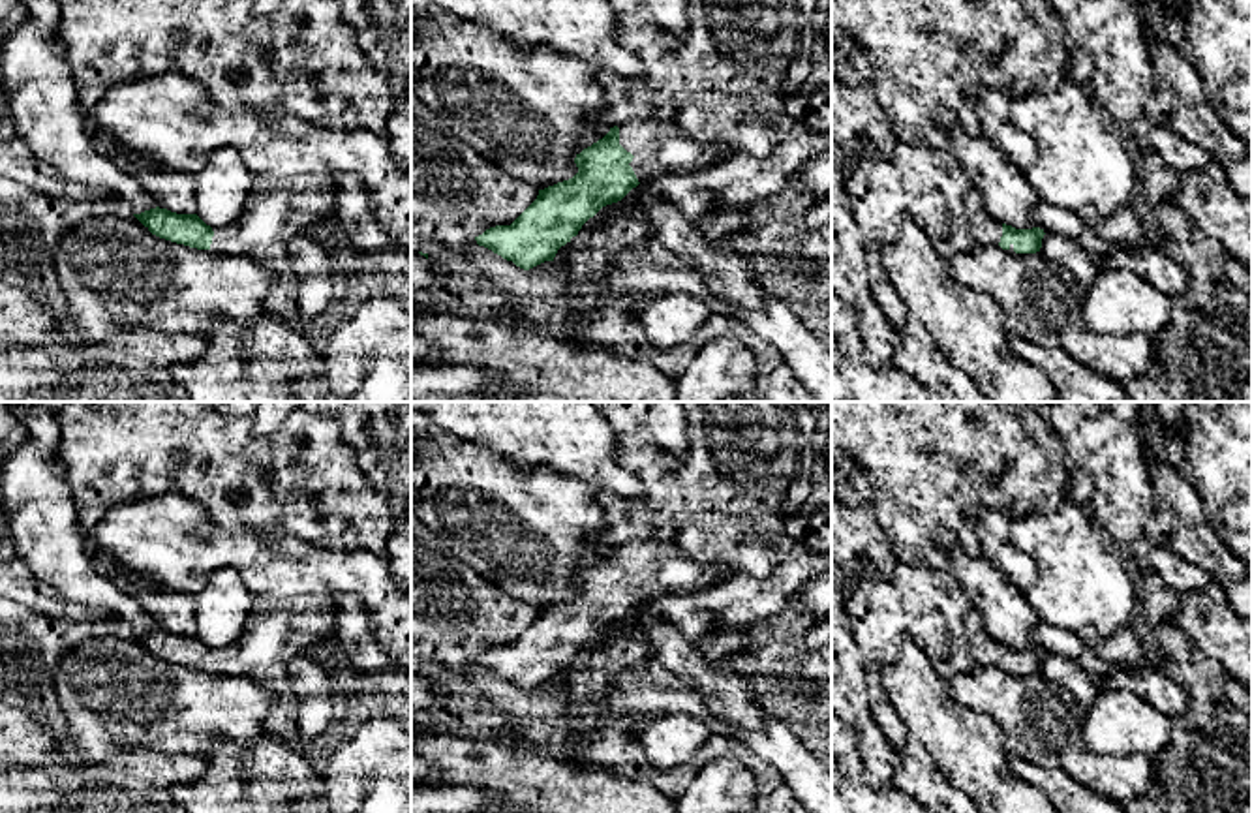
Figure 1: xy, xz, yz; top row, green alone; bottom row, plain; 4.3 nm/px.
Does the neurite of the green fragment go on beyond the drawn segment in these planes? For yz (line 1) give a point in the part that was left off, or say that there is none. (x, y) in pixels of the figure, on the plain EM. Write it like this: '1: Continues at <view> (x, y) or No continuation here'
1: Continues at yz (986, 652)

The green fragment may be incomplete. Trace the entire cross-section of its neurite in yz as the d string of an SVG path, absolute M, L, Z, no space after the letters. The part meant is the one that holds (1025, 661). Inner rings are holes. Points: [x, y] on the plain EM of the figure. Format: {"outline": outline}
{"outline": "M976 608L967 614L967 638L970 644L970 655L974 667L1000 667L1015 674L1036 674L1042 668L1044 650L1015 650L1006 644L999 644L982 621Z"}

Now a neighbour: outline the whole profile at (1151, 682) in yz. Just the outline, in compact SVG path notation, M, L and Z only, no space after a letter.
M1154 657L1139 668L1117 670L1092 680L1098 691L1119 689L1136 693L1173 721L1181 721L1192 704L1190 695Z

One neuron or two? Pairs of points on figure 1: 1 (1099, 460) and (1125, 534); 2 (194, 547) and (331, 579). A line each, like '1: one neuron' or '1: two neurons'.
1: one neuron
2: one neuron

